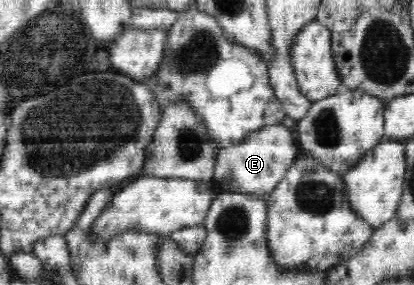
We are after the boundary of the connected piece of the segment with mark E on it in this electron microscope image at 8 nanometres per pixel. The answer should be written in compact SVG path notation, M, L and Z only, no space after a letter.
M281 123L263 126L248 134L242 142L218 151L213 178L217 180L222 191L267 196L286 176L287 170L297 159L298 148L291 127Z

